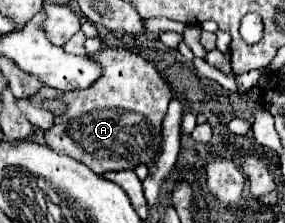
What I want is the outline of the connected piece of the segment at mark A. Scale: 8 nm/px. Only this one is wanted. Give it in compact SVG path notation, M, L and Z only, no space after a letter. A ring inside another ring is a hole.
M105 46L91 60L101 66L101 76L89 88L61 92L43 86L29 98L41 110L49 98L65 104L65 110L55 114L53 126L43 132L47 146L79 160L95 174L131 170L139 164L153 162L161 154L161 126L167 104L173 98L171 88L151 62L127 48Z

